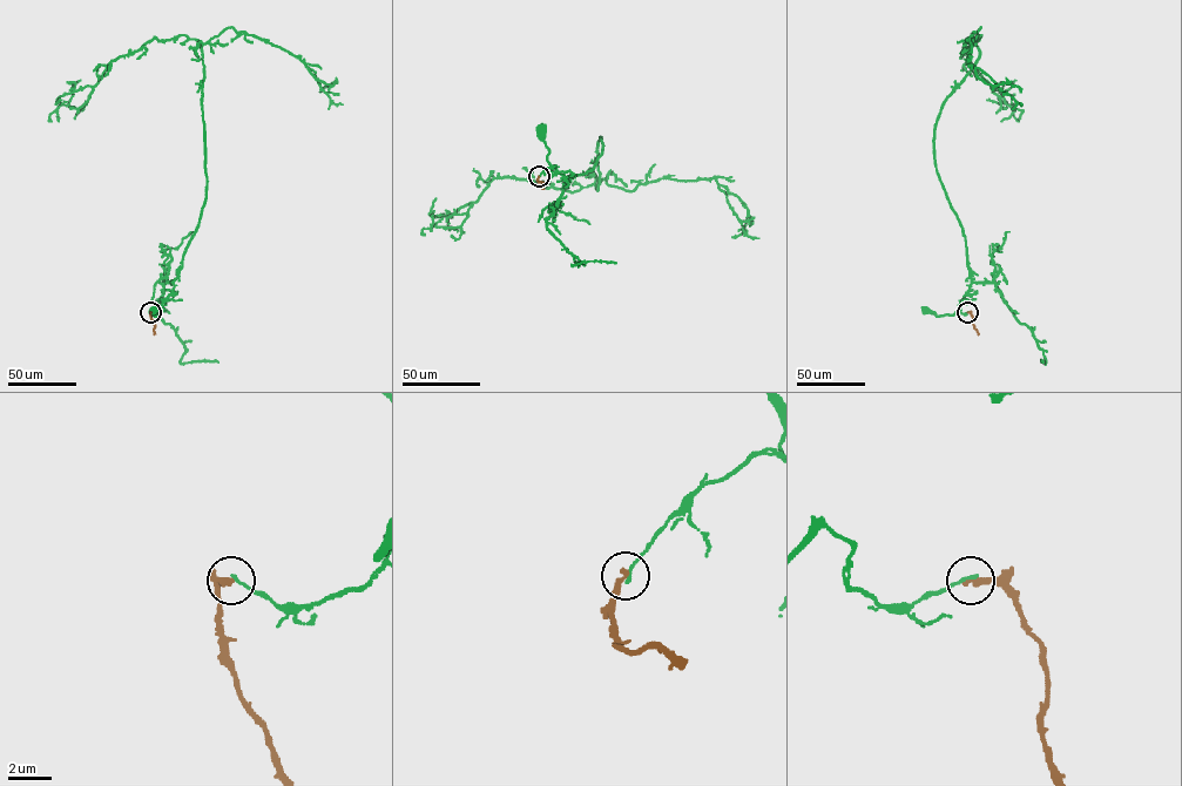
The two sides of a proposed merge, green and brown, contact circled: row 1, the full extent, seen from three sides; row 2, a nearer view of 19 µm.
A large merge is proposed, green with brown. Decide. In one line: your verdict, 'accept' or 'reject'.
reject

